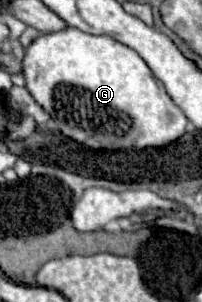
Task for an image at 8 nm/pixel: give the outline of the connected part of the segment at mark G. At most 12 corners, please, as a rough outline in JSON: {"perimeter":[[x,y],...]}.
{"perimeter":[[74,27],[26,49],[34,101],[90,149],[164,147],[186,115],[144,59]]}

